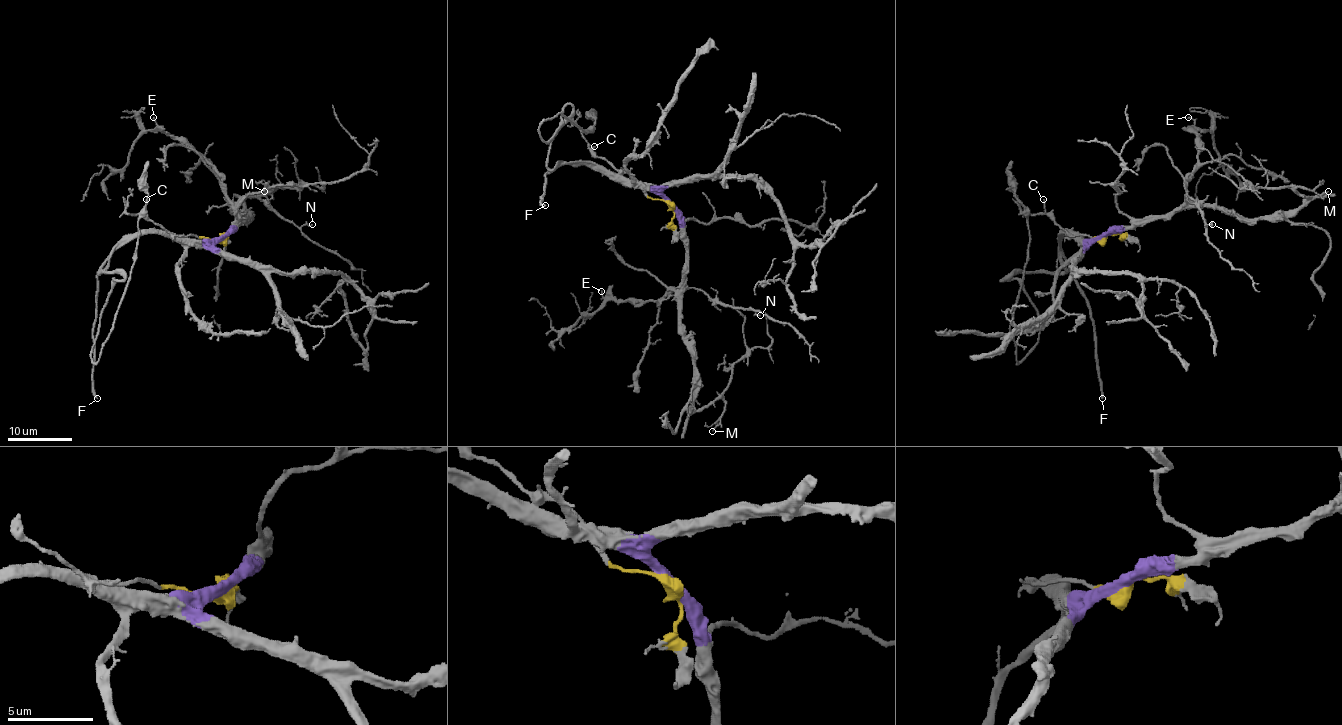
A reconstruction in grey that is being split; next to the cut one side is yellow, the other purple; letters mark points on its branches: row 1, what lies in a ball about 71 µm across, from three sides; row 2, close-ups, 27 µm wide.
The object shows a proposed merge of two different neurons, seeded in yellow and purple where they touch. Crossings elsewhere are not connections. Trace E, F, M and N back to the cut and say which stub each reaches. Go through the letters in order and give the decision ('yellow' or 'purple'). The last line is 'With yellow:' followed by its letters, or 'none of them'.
E: purple
F: purple
M: purple
N: purple
With yellow: none of them

